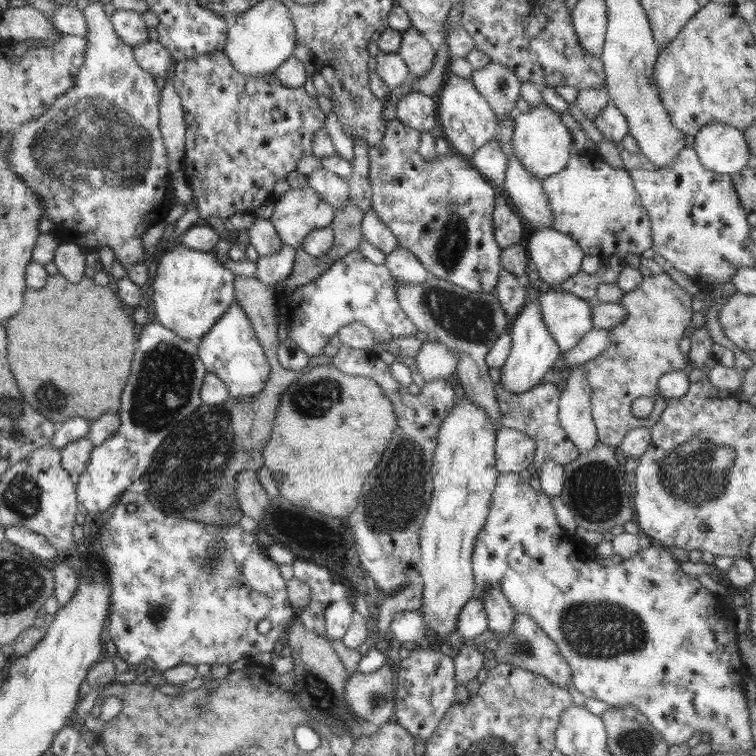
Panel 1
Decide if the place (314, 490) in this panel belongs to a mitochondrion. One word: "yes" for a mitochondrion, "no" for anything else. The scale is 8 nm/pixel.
no

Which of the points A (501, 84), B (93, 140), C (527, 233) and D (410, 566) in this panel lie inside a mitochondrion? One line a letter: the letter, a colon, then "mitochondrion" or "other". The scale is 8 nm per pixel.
A: mitochondrion
B: mitochondrion
C: other
D: other

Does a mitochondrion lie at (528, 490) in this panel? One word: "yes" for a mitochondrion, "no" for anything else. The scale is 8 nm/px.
no

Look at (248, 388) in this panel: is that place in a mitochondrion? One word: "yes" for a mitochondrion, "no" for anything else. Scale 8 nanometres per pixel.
yes

